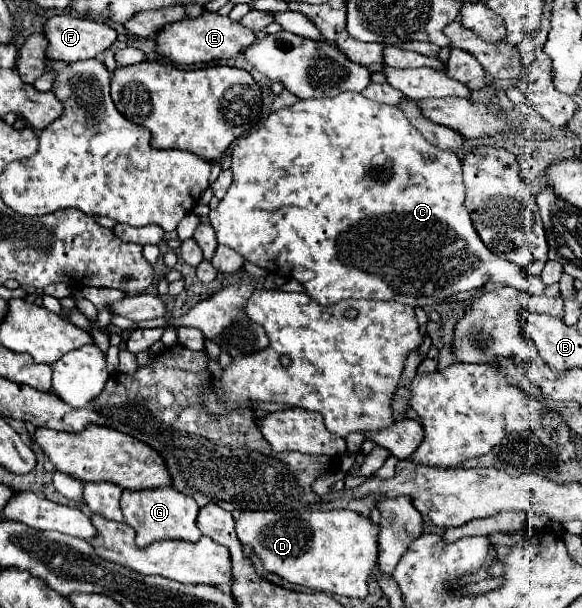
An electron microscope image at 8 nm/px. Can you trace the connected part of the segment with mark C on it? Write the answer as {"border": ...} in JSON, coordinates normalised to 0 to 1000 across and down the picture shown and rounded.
{"border":[[[595,150],[577,160],[557,160],[557,163],[526,163],[512,166],[502,176],[481,179],[464,186],[447,207],[433,215],[426,225],[412,225],[399,245],[399,285],[402,301],[395,304],[388,324],[375,334],[371,344],[361,347],[361,370],[368,373],[371,393],[378,403],[388,403],[412,416],[423,429],[440,433],[481,456],[509,459],[522,469],[526,482],[543,492],[553,502],[570,502],[584,492],[660,492],[660,495],[684,495],[704,505],[735,505],[746,498],[763,495],[773,485],[811,479],[821,472],[845,465],[887,472],[897,479],[907,479],[914,485],[935,485],[935,465],[928,456],[918,456],[904,449],[904,442],[859,426],[849,419],[835,403],[821,393],[821,383],[814,383],[808,354],[797,340],[797,298],[794,298],[794,268],[780,248],[756,245],[742,235],[735,235],[725,219],[701,199],[701,192],[684,179],[670,173],[656,173],[646,166],[632,166],[622,153]]]}

